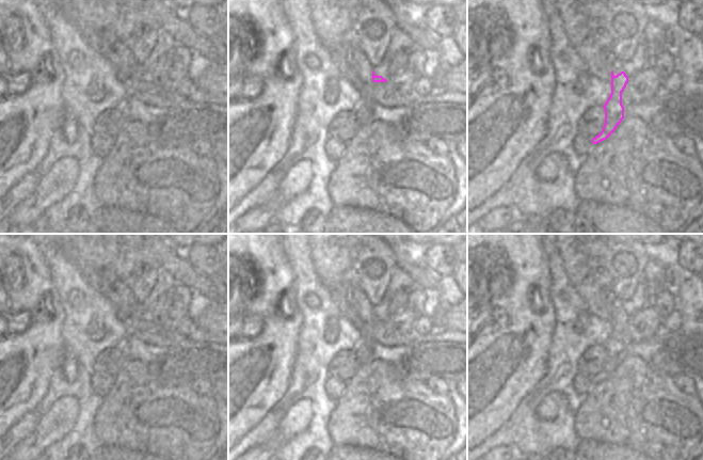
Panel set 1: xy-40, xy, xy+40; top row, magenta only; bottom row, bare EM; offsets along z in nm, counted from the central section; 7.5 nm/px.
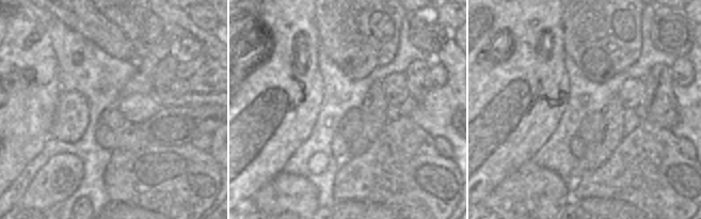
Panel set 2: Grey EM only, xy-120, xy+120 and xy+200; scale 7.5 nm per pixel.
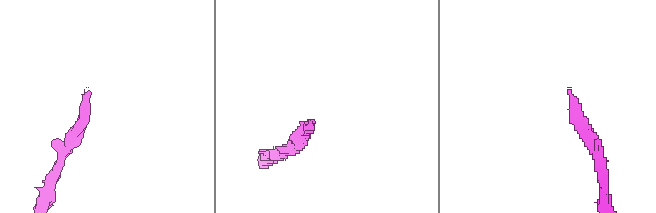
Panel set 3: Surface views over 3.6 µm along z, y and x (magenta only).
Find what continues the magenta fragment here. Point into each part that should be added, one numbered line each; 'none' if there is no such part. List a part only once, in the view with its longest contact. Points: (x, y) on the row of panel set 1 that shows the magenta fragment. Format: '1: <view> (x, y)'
1: xy+40 (602, 70)

